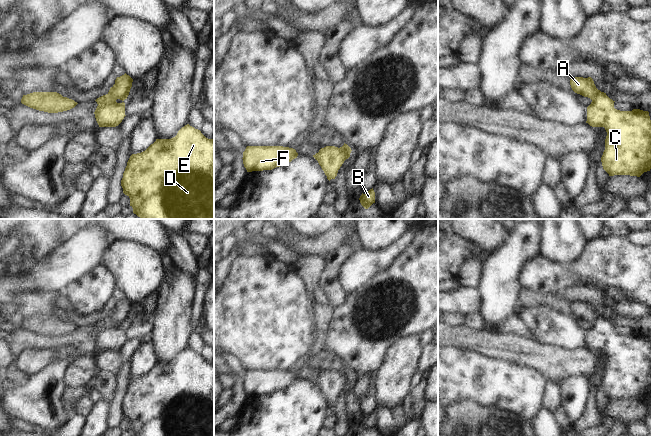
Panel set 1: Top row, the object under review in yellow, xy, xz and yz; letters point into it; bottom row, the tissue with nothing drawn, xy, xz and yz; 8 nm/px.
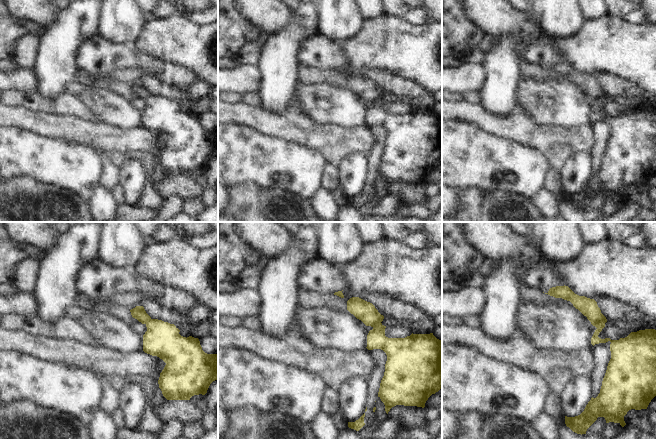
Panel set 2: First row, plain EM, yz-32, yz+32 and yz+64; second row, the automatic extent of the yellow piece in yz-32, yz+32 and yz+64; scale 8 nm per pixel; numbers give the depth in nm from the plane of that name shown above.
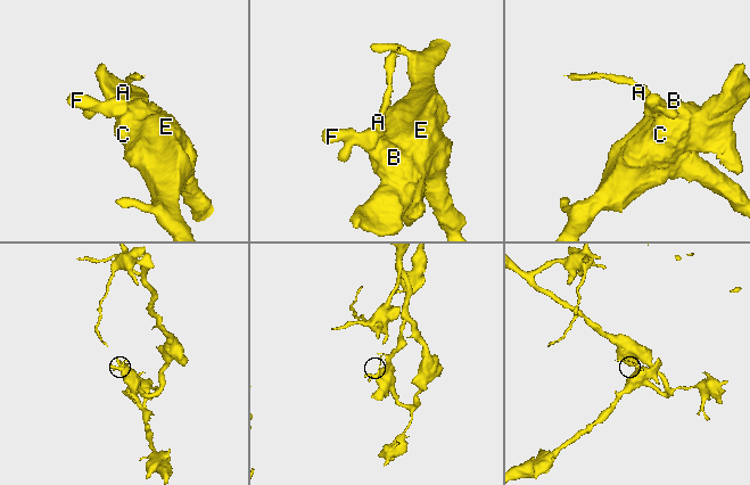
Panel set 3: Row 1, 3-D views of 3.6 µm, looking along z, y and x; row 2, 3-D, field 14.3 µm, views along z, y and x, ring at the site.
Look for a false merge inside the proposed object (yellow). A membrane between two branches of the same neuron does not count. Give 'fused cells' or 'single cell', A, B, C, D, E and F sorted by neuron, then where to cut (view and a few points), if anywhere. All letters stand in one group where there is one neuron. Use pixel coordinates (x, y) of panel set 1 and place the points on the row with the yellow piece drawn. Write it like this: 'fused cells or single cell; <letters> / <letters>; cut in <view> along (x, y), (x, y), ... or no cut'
fused cells; A / B C D E F; cut in yz along (600, 91), (590, 98)

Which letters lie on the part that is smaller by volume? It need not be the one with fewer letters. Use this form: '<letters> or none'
A

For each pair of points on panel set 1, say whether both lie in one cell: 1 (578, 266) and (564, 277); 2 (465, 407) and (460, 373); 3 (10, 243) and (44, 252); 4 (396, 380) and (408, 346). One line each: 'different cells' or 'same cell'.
1: different cells
2: different cells
3: same cell
4: same cell

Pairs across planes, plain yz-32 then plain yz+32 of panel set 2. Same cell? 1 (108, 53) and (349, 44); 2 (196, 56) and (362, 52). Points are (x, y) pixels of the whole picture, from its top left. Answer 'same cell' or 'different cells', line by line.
1: different cells
2: same cell

